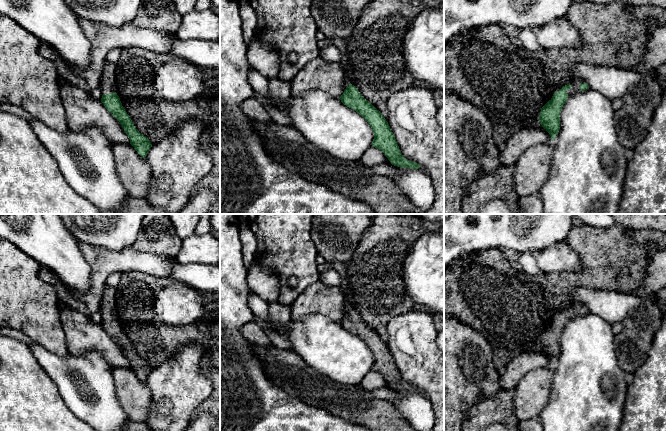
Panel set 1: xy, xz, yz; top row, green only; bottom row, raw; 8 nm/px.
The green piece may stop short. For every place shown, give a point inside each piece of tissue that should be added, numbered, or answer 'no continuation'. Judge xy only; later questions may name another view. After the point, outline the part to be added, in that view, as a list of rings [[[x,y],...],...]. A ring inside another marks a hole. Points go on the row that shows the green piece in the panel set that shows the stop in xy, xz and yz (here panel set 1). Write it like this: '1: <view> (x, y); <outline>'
1: xy (107, 81); [[[105,62],[104,69],[100,78],[100,90],[103,94],[115,93],[115,74],[116,64]]]

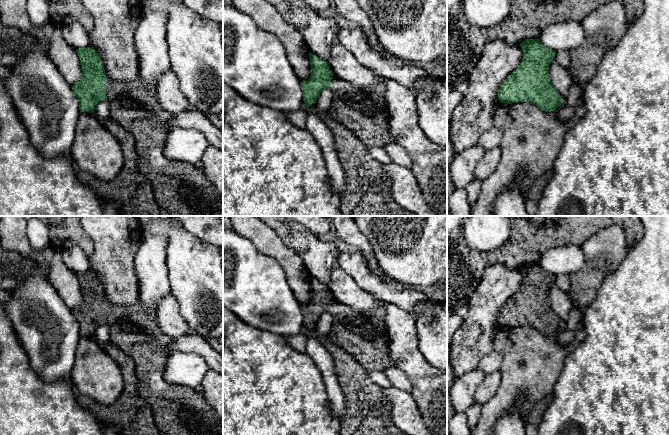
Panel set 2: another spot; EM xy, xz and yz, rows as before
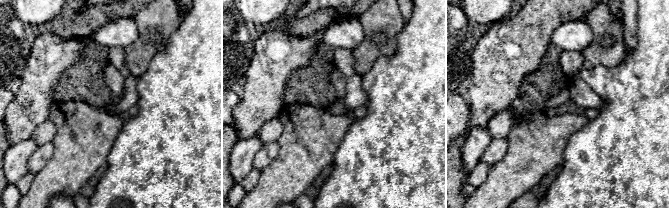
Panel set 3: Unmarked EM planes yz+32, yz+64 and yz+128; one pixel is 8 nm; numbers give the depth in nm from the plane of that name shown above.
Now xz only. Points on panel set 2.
1: xz (362, 110); [[[336,75],[331,78],[331,117],[369,147],[394,143],[388,128],[385,84],[356,87]]]

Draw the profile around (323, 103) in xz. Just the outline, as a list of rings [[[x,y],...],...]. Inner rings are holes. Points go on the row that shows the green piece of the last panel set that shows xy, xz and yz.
[[[323,89],[316,101],[316,109],[318,112],[328,112],[333,99],[331,89]]]

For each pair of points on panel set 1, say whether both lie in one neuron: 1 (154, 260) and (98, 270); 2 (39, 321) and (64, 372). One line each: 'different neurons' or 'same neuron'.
1: same neuron
2: different neurons

